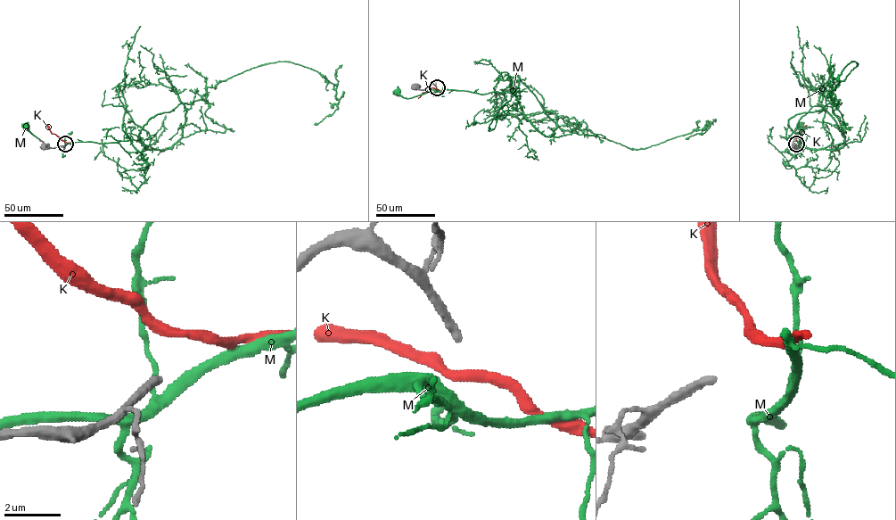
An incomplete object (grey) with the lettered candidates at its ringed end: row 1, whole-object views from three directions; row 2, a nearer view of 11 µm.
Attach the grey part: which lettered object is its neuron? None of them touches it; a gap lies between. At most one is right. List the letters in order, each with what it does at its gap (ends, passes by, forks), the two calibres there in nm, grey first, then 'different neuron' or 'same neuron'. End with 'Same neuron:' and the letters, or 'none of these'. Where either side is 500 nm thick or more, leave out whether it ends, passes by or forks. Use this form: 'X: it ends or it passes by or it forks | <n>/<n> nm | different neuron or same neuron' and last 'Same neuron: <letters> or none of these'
K: it passes by | 280/340 nm | different neuron
M: it forks | 280/320 nm | different neuron
Same neuron: none of these

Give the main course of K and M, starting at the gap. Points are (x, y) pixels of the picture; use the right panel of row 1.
K: (797, 142), (796, 137), (806, 125)
M: (797, 145), (801, 148), (806, 138), (801, 127)

